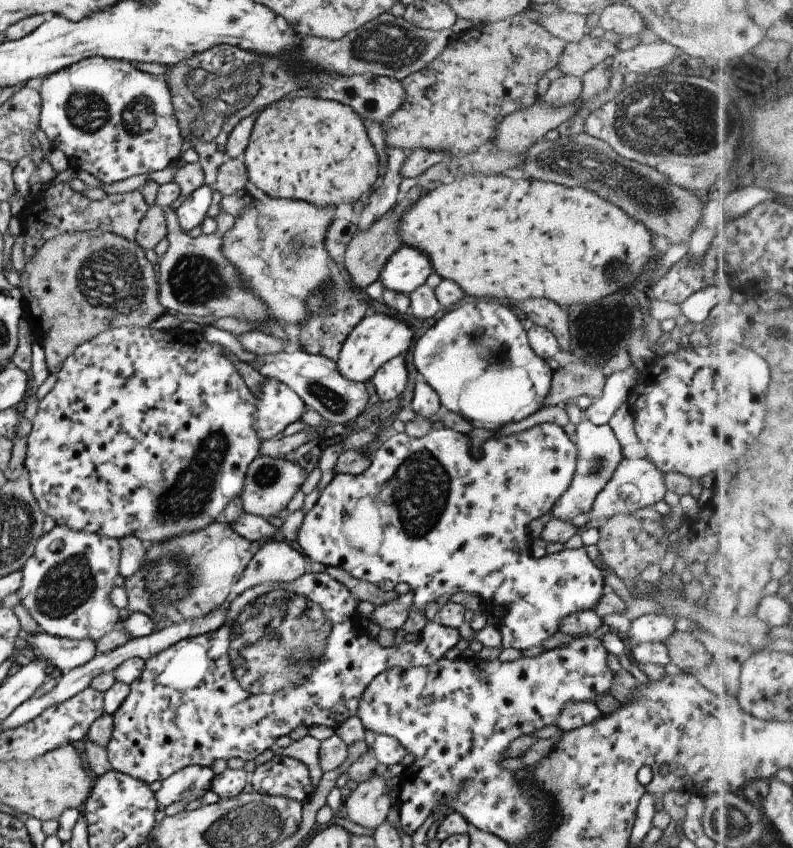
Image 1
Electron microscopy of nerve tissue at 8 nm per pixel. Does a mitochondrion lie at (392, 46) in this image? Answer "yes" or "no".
yes

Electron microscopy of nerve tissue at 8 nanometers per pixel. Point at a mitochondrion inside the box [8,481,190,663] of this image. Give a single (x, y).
(66, 587)

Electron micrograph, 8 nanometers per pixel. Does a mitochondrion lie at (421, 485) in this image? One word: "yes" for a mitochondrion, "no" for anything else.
yes

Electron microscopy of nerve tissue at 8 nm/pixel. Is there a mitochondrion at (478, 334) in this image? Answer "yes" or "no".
yes

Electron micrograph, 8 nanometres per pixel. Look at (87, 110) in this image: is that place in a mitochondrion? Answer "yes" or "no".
yes

